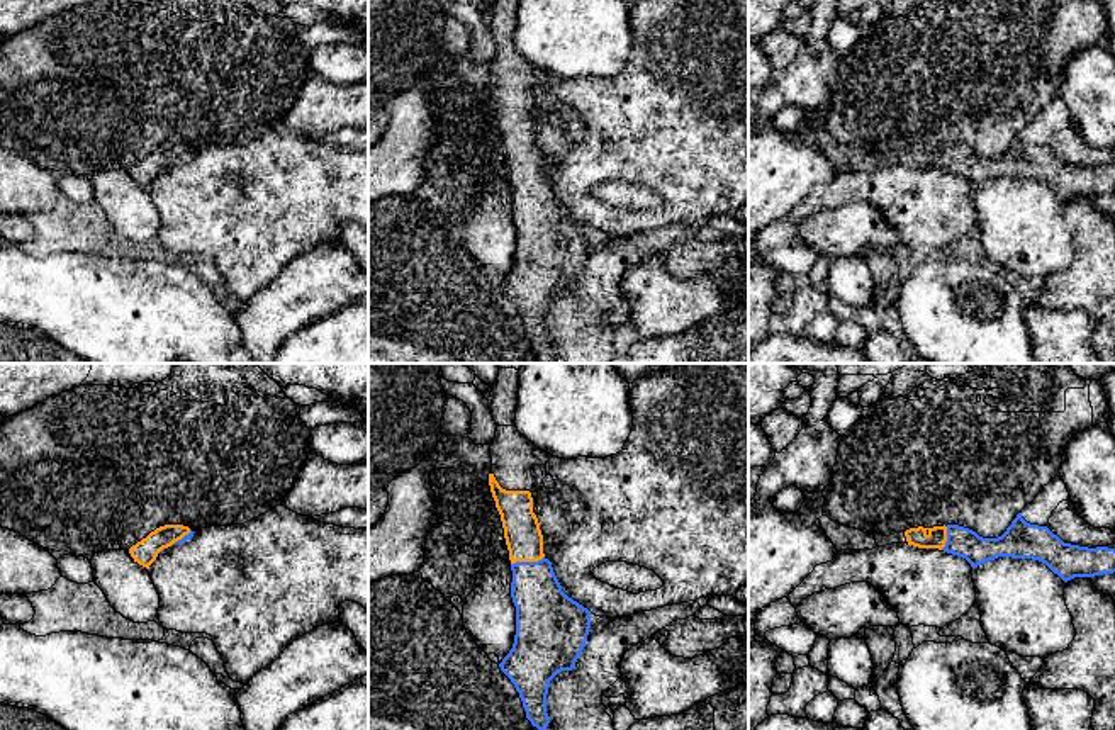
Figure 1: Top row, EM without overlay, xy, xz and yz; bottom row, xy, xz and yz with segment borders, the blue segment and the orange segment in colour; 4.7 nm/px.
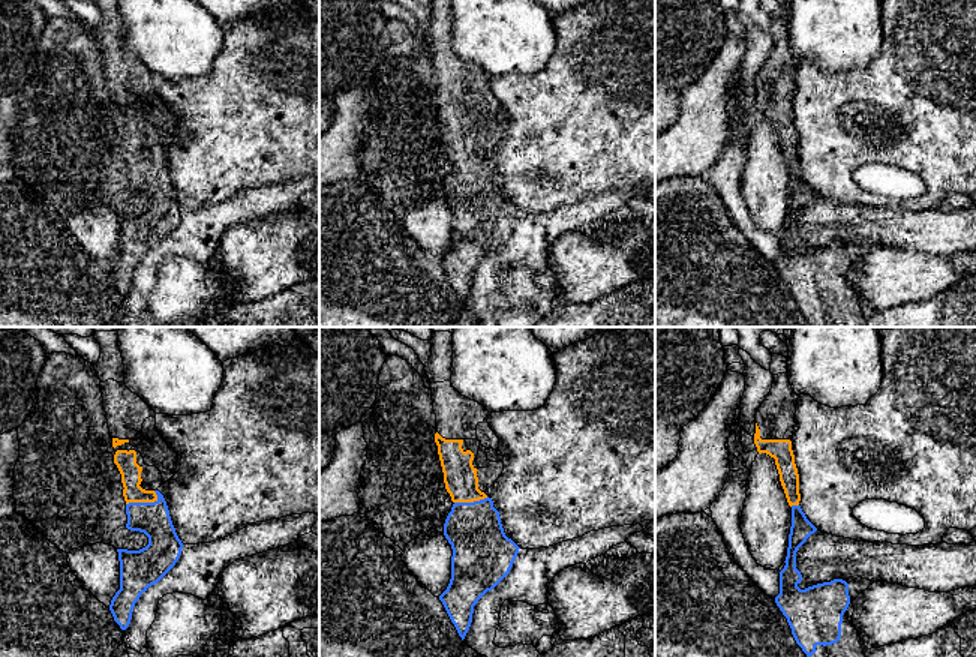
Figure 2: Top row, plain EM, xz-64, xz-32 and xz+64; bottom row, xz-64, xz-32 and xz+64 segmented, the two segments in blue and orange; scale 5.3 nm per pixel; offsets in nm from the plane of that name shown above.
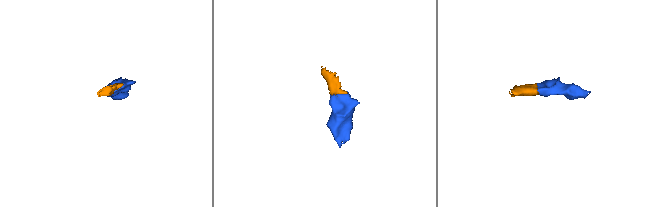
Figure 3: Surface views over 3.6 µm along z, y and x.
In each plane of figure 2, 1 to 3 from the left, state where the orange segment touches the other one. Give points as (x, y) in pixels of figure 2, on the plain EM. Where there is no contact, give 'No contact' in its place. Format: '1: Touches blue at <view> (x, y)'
1: Touches blue at xz-64 (143, 167)
2: Touches blue at xz-32 (471, 167)
3: Touches blue at xz+64 (793, 170)

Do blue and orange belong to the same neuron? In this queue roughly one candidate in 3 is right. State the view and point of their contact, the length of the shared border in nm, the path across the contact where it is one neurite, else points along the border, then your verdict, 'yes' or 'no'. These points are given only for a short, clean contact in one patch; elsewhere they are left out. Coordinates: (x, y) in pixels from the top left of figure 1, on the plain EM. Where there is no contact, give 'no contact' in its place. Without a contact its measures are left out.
xz (526, 182) | 170 nm | across xz (543, 231), (526, 182), (523, 157) | yes

